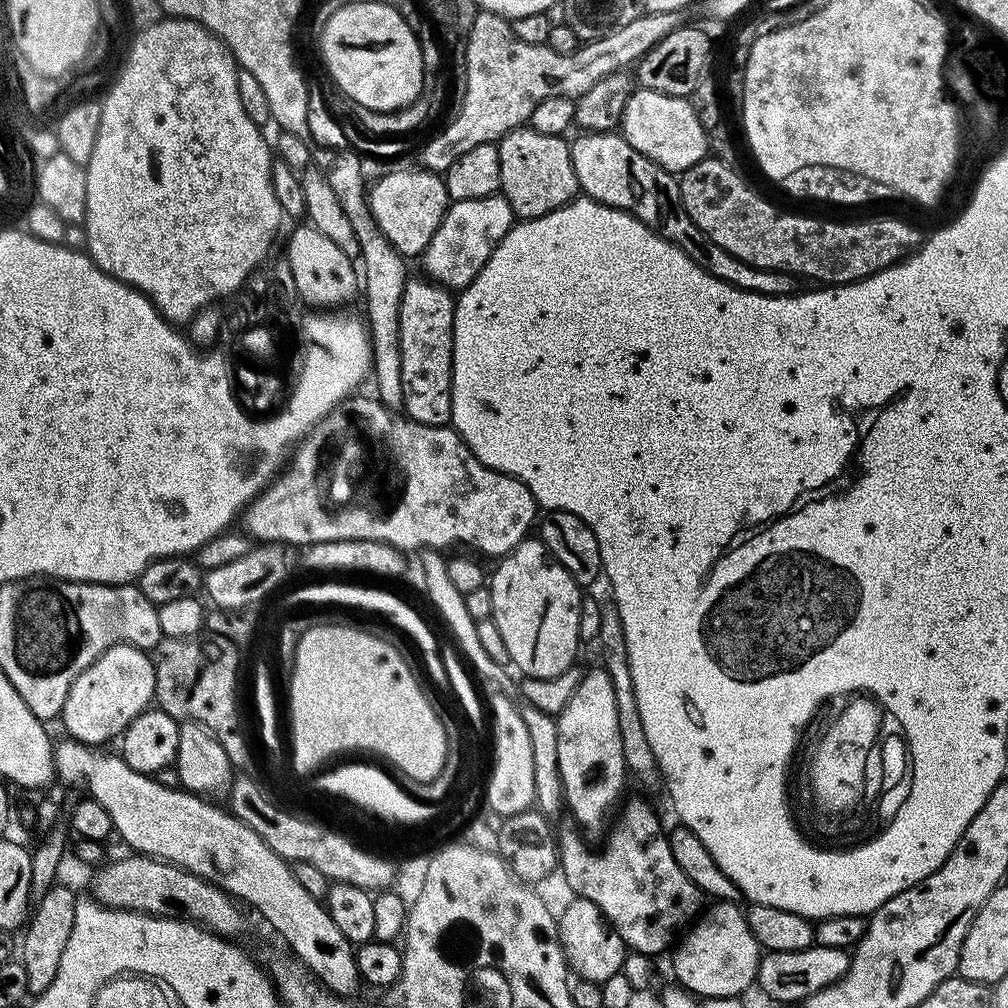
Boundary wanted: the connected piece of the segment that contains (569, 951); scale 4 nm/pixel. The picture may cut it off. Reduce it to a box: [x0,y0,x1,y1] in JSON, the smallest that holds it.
[556,898,625,985]

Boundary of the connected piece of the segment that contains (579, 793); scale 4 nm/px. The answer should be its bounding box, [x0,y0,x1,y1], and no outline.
[556,667,626,833]

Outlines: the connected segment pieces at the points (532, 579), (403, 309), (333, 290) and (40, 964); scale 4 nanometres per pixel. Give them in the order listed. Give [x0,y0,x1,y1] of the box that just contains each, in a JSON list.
[[490,538,582,678],[398,278,453,427],[286,222,358,310],[18,886,78,997]]

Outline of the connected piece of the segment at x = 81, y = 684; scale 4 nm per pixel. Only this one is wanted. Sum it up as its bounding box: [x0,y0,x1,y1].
[62,644,156,746]

